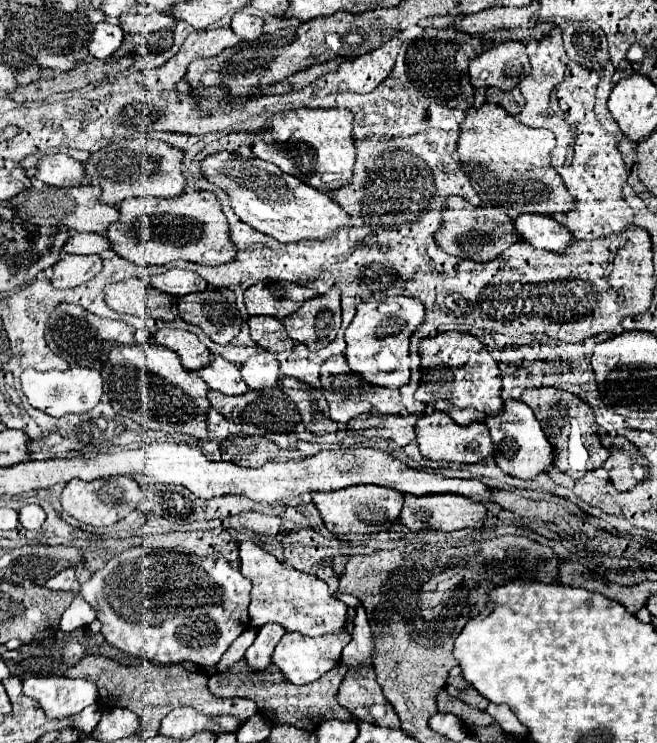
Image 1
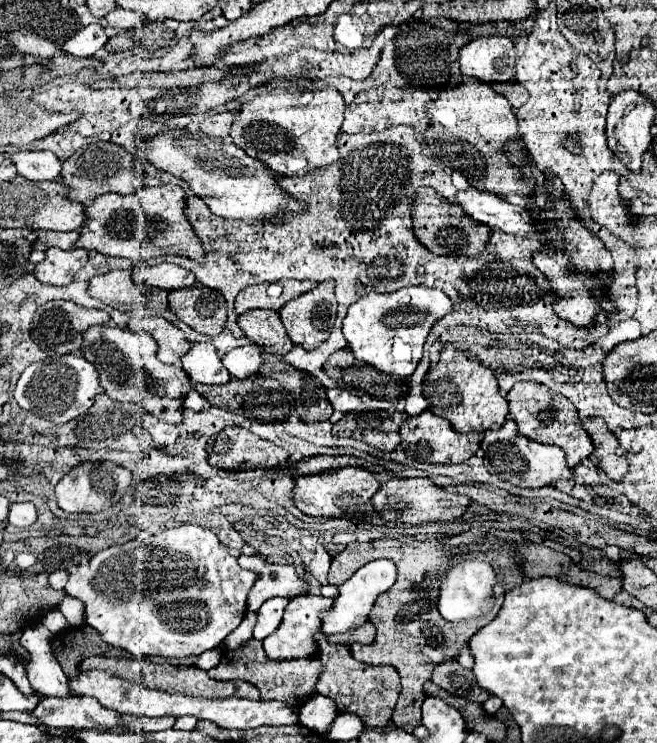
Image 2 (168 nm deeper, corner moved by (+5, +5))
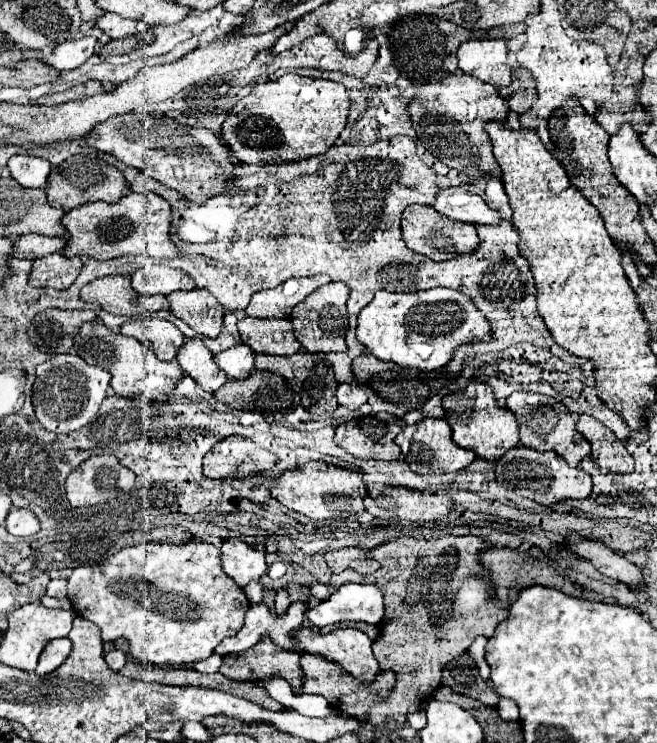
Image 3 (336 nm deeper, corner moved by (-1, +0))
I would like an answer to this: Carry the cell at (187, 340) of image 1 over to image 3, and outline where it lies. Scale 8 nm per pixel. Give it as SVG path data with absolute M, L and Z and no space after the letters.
M132 318L122 324L120 332L124 336L134 336L140 342L152 346L154 354L160 360L174 360L178 348L186 342L184 334L168 320L158 320L158 318Z

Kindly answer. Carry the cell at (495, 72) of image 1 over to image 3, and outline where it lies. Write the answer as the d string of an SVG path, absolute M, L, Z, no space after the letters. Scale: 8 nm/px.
M468 40L458 52L458 66L464 74L480 78L492 86L508 86L512 68L508 66L504 40Z

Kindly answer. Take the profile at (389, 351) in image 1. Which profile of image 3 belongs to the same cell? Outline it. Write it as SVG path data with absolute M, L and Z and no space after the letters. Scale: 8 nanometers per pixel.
M448 288L410 294L380 290L374 300L362 308L356 336L376 358L426 372L446 366L462 344L492 340L486 316L474 306L474 302L470 302L470 298L466 298L466 294Z

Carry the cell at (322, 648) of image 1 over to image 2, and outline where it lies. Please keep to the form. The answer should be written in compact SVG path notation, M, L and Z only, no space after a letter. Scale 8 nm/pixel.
M300 595L300 597L294 597L288 607L284 609L284 619L280 623L280 627L268 635L264 639L264 649L266 649L266 655L274 661L294 661L294 659L308 659L308 657L316 657L316 633L322 631L322 625L320 625L320 613L324 609L330 609L332 607L332 599L326 599L326 597L320 597L320 595Z

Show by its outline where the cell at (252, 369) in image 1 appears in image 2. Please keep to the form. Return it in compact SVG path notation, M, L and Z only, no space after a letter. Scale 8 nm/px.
M250 343L246 347L236 347L230 353L226 353L222 357L222 363L232 377L248 379L258 373L262 365L262 355L260 355L260 349L254 343Z

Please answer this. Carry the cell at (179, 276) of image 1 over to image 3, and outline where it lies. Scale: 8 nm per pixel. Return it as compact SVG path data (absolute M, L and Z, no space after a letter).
M150 266L150 268L138 268L132 274L132 286L140 294L164 294L176 290L194 290L194 280L176 268L168 266Z

